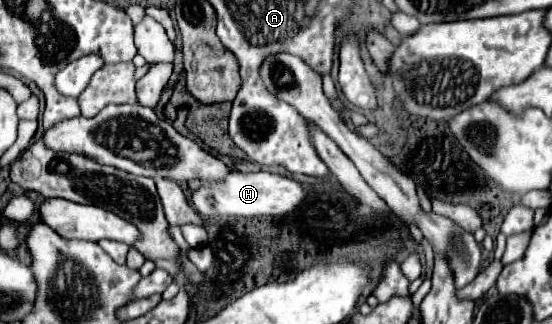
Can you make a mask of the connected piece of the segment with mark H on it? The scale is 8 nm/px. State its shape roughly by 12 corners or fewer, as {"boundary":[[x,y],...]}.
{"boundary":[[231,172],[201,186],[201,216],[279,216],[307,192],[273,172]]}

